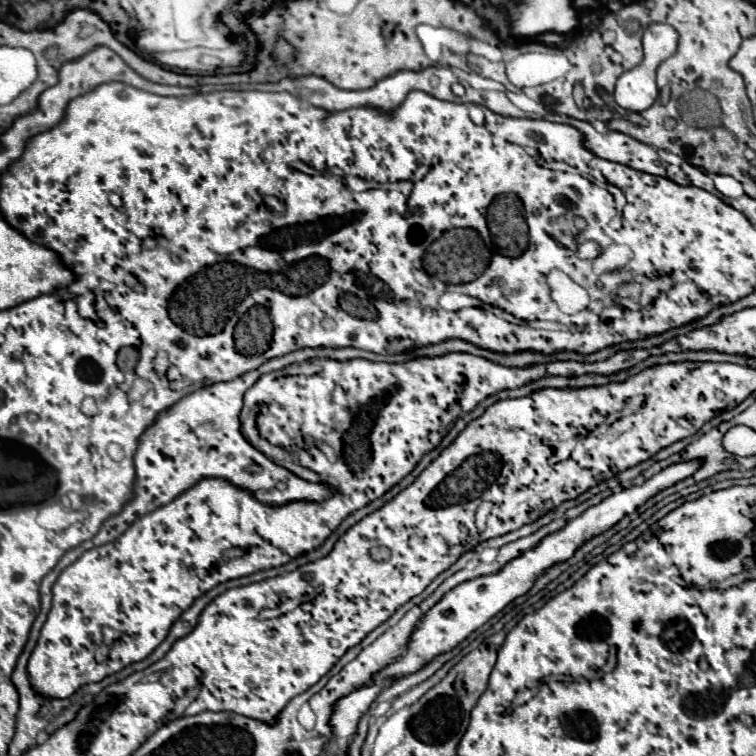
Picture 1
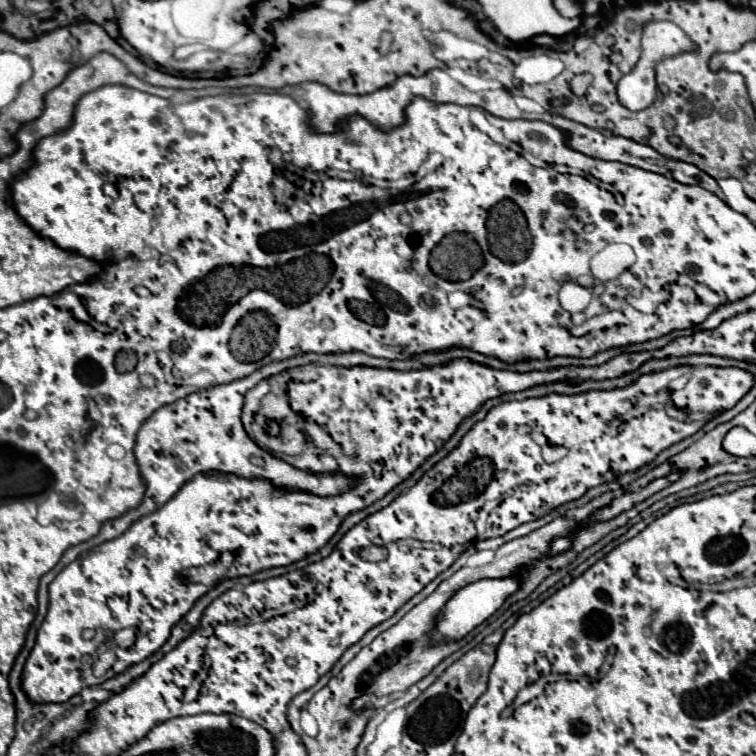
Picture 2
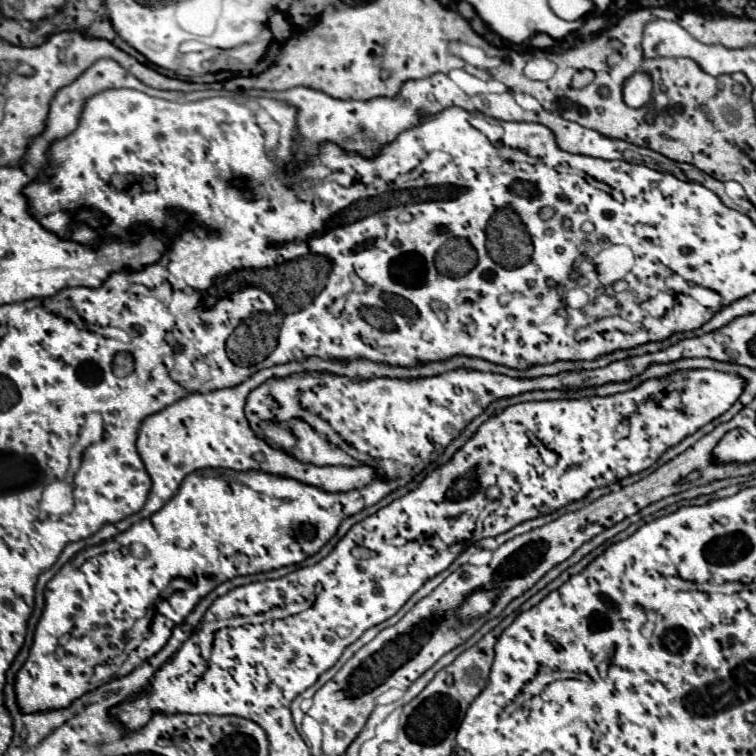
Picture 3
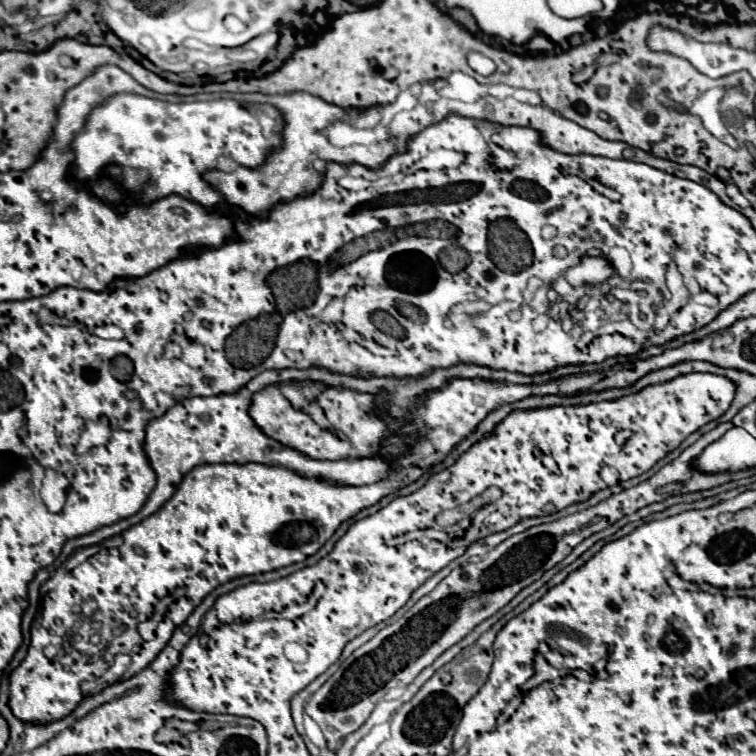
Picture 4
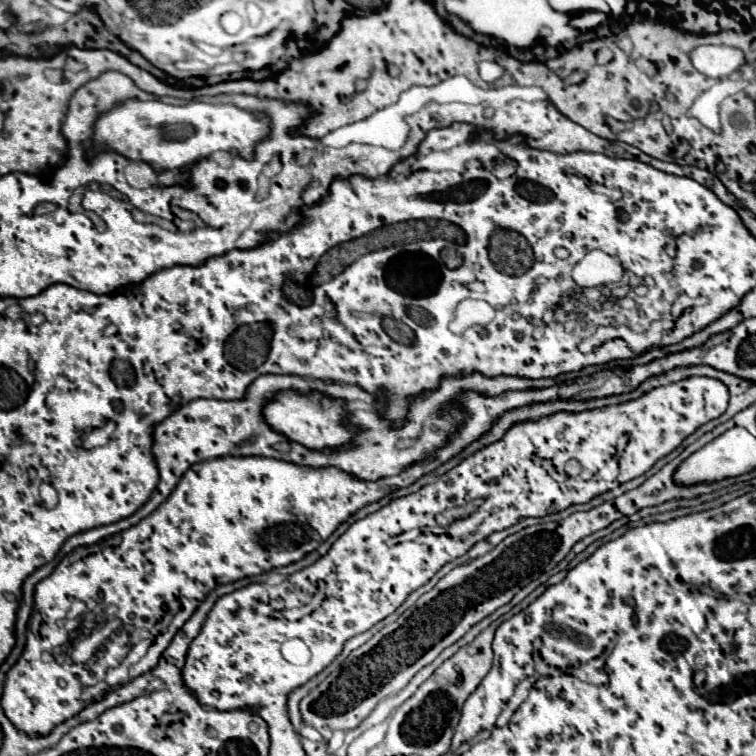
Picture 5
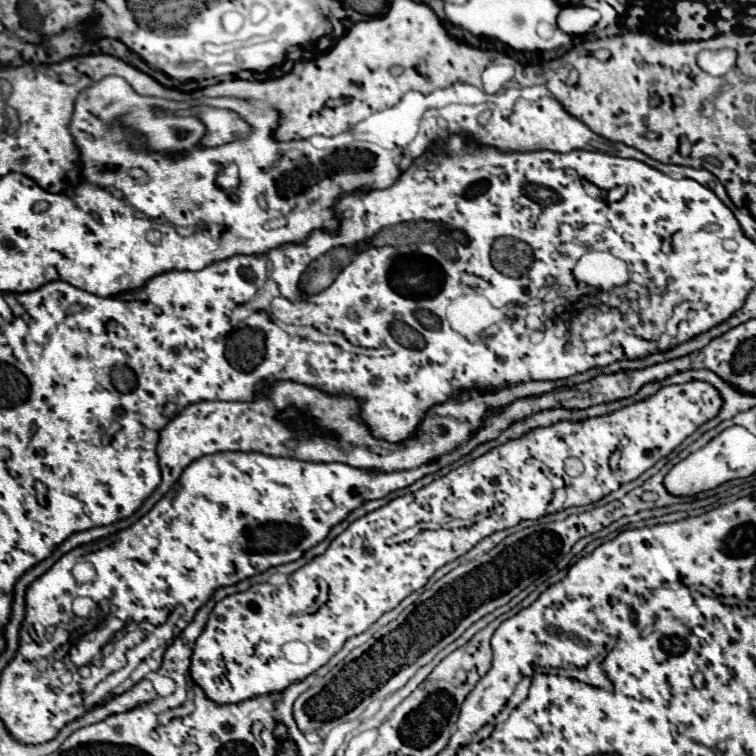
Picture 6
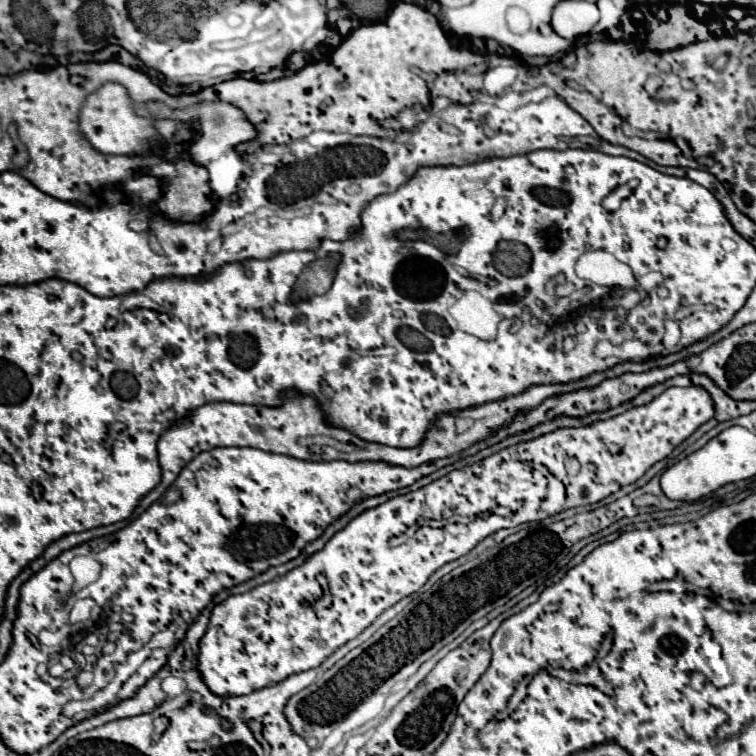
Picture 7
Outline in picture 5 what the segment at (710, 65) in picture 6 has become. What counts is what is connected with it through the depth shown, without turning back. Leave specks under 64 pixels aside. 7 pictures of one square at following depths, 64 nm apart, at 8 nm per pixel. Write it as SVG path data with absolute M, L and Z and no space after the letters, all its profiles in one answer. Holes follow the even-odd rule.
M698 46L690 52L694 68L710 78L726 78L746 64L742 50L732 46Z

